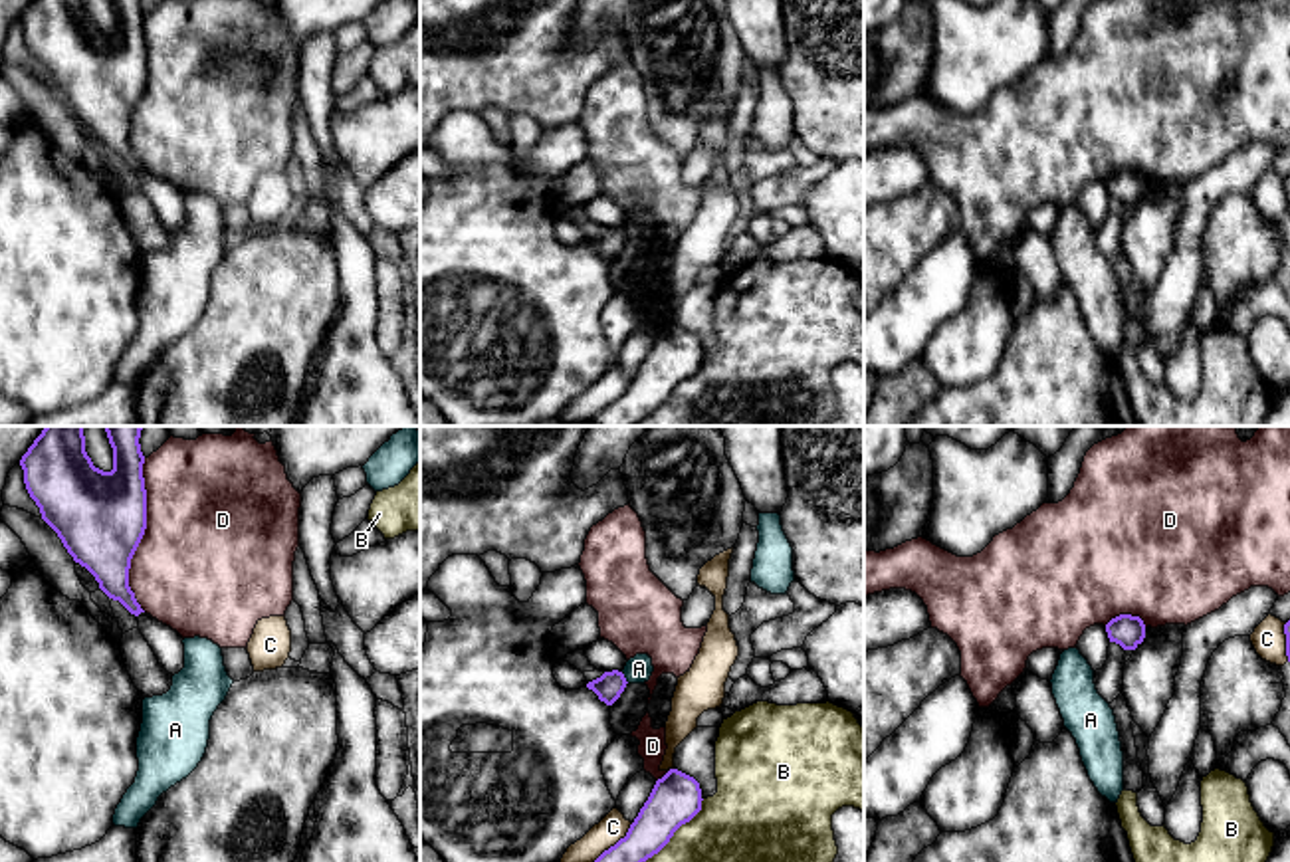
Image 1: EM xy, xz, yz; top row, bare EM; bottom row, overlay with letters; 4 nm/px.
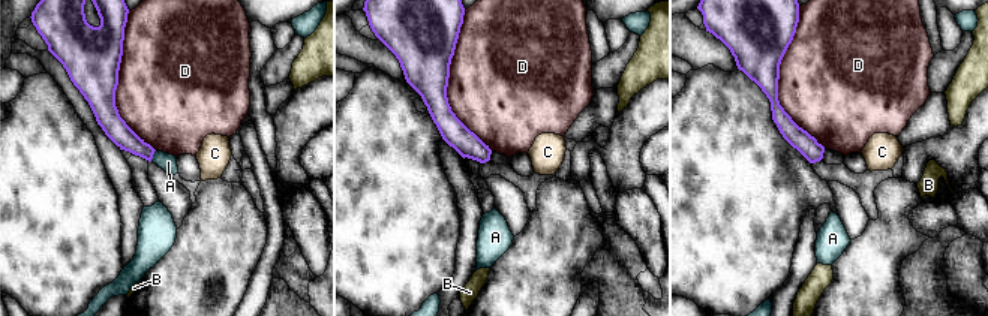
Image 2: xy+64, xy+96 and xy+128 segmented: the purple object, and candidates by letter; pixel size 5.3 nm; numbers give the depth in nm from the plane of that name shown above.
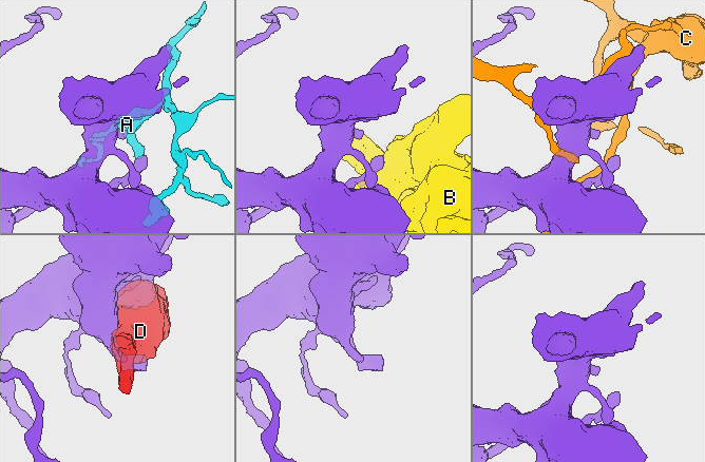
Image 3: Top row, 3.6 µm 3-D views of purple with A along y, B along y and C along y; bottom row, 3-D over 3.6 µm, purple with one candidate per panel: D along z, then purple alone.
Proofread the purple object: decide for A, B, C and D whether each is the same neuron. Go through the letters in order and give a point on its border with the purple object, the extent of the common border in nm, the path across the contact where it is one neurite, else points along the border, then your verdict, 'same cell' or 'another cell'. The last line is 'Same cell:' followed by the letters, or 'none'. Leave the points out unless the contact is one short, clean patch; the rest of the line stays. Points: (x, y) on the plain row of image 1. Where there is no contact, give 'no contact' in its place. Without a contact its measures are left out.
A: contact xz (625, 234); length 60 nm; border xz (621, 228), (629, 238); another cell
B: contact xz (670, 393); length 420 nm; another cell
C: contact xz (615, 401); length 240 nm; another cell
D: contact xy (143, 90); length 600 nm; another cell
Same cell: none

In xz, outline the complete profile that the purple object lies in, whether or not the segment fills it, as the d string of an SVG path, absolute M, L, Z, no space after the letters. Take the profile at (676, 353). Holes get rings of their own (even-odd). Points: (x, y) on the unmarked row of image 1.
M670 325L656 337L626 392L604 406L592 422L596 426L634 426L658 410L674 388L701 367L701 357L699 339Z

